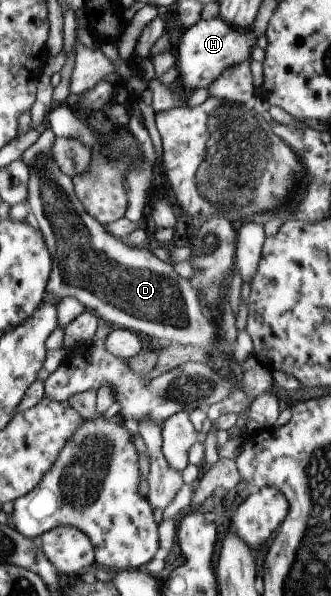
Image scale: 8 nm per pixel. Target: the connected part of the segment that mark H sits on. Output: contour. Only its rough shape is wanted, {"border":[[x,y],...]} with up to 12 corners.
{"border":[[218,16],[173,47],[182,86],[206,88],[249,60],[251,29]]}

